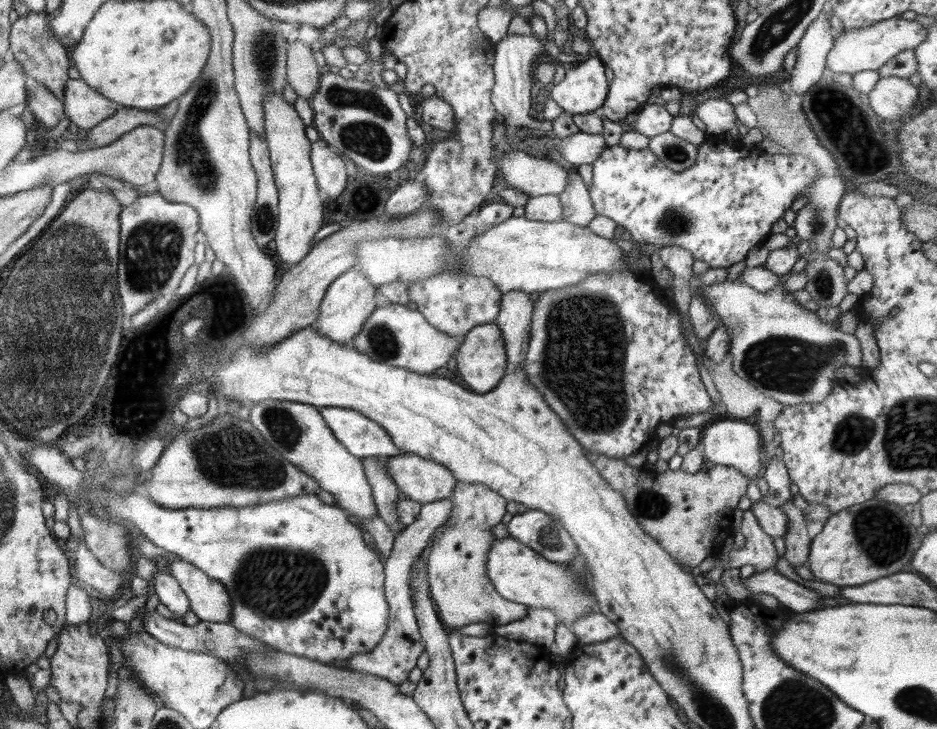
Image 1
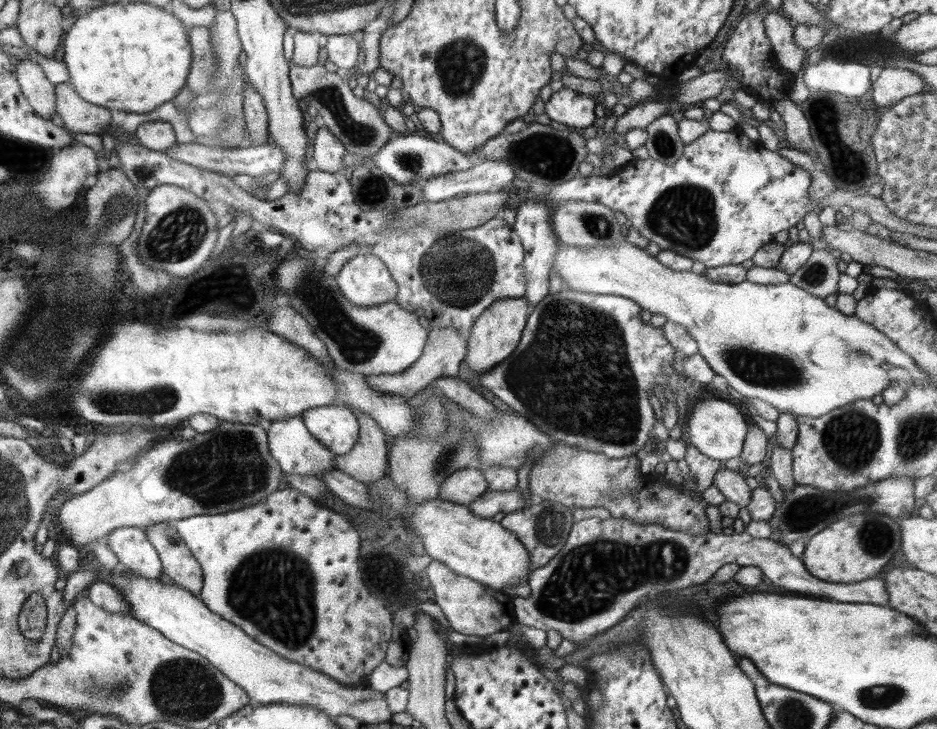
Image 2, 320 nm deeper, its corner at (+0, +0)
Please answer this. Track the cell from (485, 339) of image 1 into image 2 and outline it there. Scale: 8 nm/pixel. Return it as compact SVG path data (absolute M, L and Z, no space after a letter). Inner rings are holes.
M524 297L502 299L488 306L472 325L471 333L466 340L467 355L465 360L470 370L482 374L493 366L499 365L516 350L522 331L527 323L530 308Z

